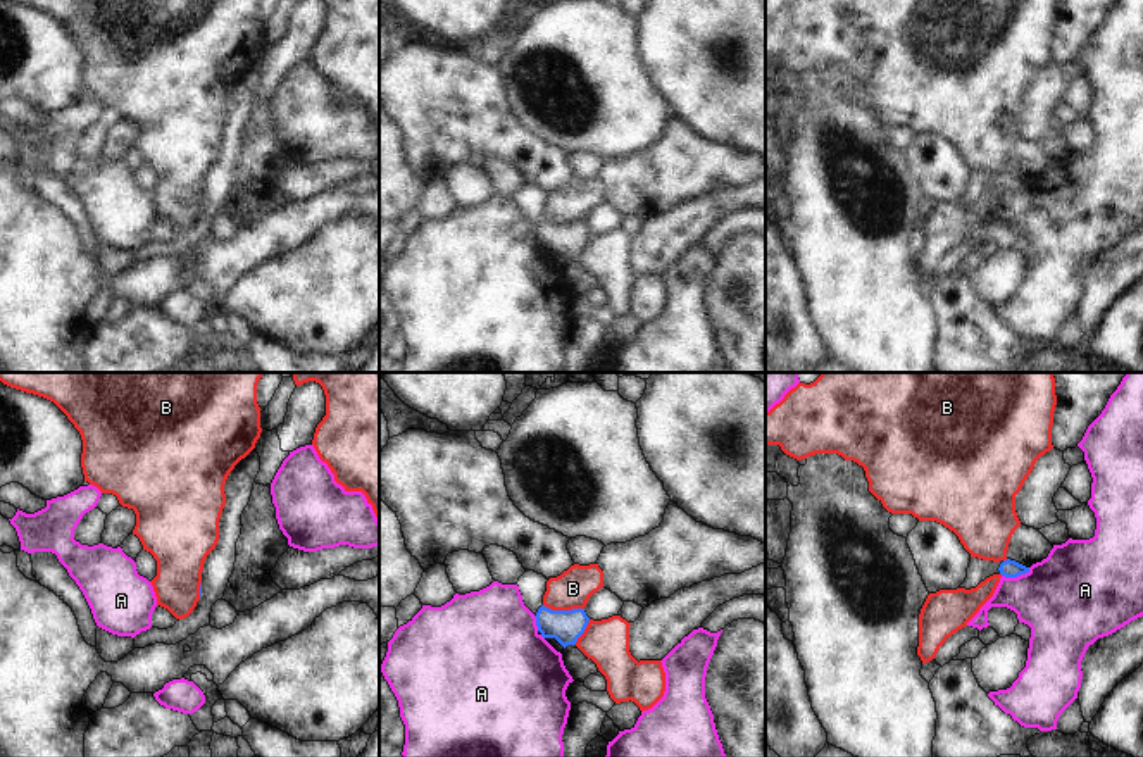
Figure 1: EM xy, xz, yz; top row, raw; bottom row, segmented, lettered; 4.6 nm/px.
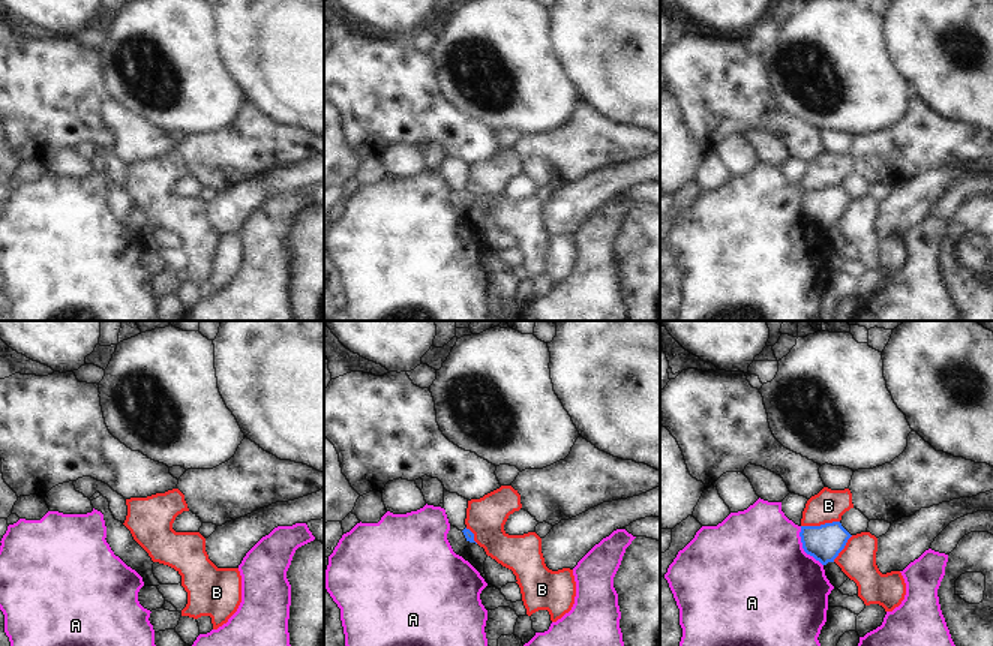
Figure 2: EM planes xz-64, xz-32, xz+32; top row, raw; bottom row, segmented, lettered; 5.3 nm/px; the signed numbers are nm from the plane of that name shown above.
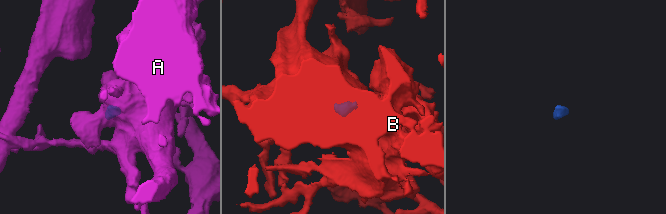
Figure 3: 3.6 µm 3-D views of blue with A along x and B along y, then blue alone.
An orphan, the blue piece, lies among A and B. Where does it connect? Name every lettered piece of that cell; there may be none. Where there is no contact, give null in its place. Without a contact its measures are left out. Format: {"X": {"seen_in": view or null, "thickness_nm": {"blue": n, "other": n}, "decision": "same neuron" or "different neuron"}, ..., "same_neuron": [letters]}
{"A": {"seen_in": "yz", "thickness_nm": {"blue": 80, "other": 420}, "decision": "different neuron"}, "B": {"seen_in": "xz", "thickness_nm": {"blue": 160, "other": 180}, "decision": "different neuron"}, "same_neuron": []}

